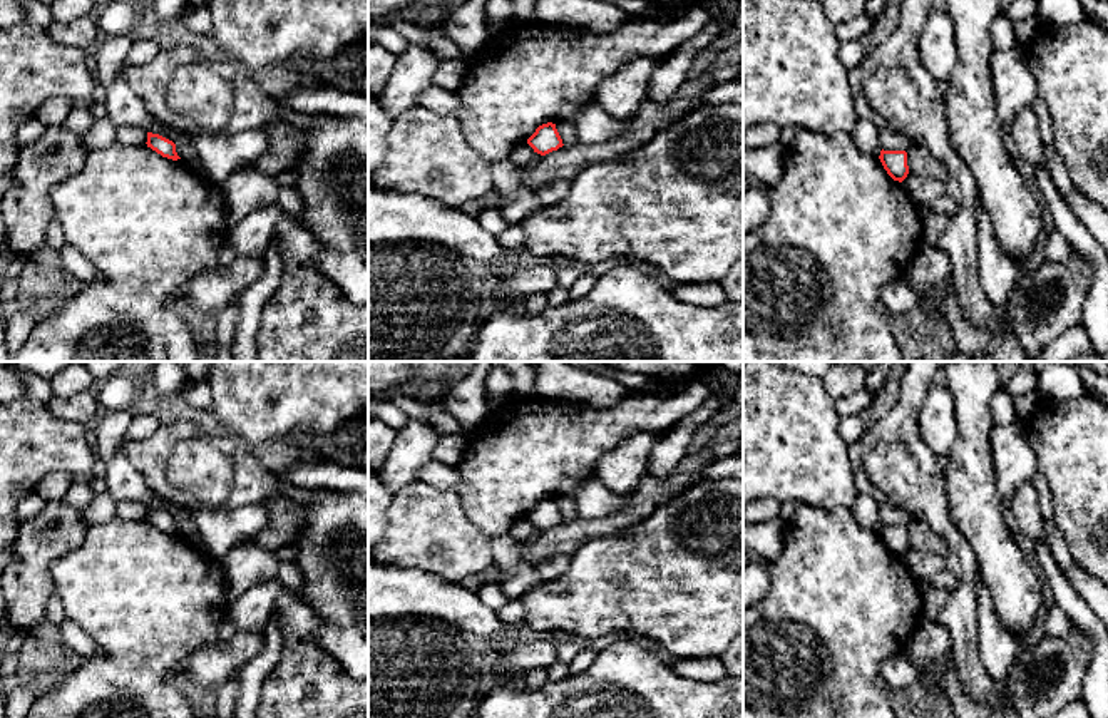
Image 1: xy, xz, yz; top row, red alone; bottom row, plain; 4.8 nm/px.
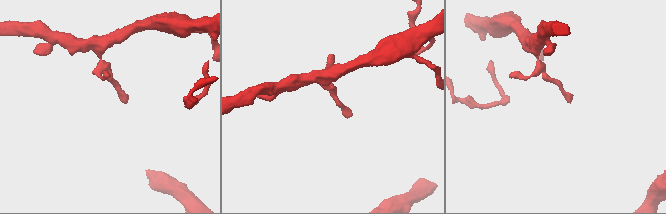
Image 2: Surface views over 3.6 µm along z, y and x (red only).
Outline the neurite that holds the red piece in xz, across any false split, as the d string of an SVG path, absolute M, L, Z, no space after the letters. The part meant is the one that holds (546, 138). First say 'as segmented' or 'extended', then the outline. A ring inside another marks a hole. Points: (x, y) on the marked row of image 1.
as segmented; M552 122L539 126L536 132L527 139L527 144L534 149L534 152L541 156L546 156L564 146L556 124Z

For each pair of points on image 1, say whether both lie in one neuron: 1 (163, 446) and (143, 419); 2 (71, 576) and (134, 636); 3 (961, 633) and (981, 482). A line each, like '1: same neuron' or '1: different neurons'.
1: different neurons
2: same neuron
3: different neurons

